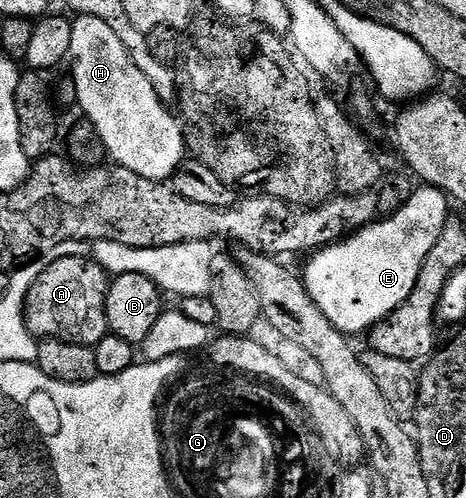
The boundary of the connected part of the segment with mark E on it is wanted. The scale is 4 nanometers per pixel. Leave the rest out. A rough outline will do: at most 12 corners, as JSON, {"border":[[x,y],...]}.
{"border":[[409,192],[392,217],[317,249],[306,291],[367,334],[414,291],[450,216]]}

